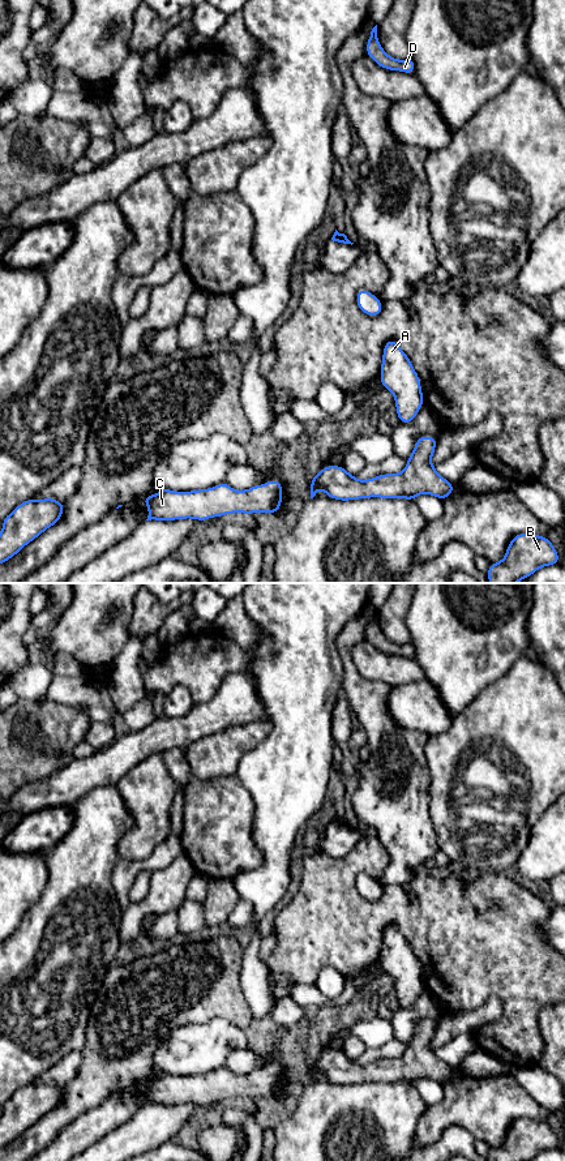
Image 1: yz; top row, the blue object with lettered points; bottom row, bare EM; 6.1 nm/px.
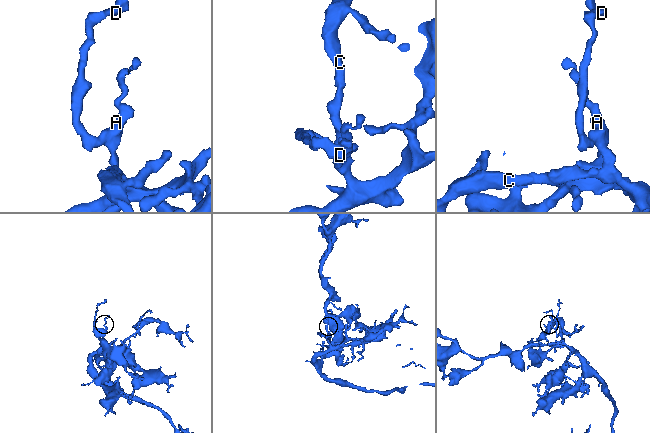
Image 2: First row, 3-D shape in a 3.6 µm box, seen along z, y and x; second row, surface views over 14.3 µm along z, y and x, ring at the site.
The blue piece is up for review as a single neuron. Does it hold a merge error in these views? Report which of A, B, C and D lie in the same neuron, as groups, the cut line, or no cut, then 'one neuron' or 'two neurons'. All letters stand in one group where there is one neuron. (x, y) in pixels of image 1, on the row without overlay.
A B C D; no cut; one neuron

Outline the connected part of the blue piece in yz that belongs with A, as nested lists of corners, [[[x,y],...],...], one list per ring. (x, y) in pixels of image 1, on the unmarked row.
[[[394,924],[384,930],[380,965],[394,980],[399,1007],[411,1007],[424,988],[421,969],[411,944]]]

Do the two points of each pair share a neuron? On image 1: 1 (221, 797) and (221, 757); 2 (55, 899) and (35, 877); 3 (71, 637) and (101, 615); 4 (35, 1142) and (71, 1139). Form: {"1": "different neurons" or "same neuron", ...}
{"1": "different neurons", "2": "different neurons", "3": "same neuron", "4": "different neurons"}

